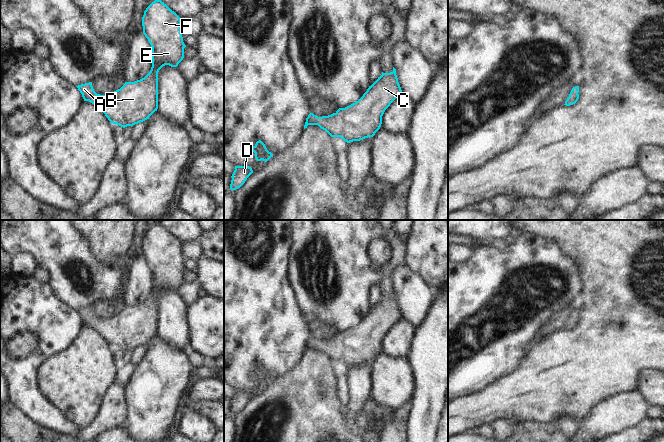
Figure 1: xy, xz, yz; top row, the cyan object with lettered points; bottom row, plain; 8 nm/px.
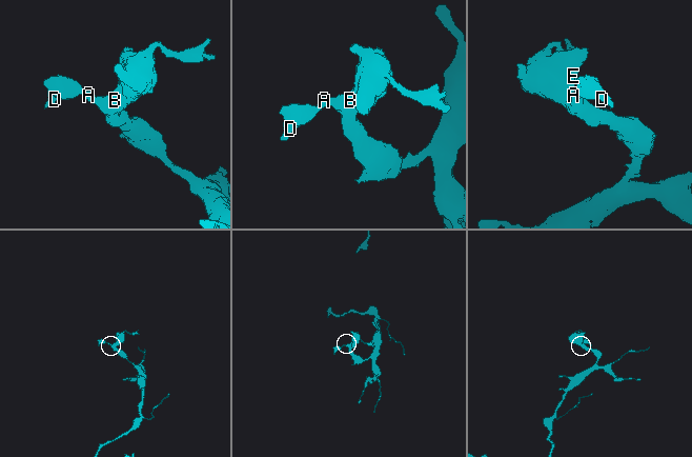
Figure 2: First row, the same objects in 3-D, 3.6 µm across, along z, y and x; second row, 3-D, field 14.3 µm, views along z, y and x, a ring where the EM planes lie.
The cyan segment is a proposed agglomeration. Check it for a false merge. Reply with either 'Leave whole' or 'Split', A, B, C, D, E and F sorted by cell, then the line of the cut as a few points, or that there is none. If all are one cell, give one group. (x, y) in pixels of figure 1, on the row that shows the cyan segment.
Leave whole. Groups: A B C D E F. No split

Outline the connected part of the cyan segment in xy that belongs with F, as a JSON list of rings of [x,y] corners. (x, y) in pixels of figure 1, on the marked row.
[[[155,0],[144,11],[142,17],[143,34],[152,47],[152,67],[150,72],[142,79],[134,82],[125,82],[118,90],[100,95],[92,86],[92,82],[76,86],[84,101],[96,105],[108,120],[123,128],[143,122],[158,109],[158,72],[165,66],[177,67],[184,58],[184,48],[181,33],[182,19],[161,0]]]

